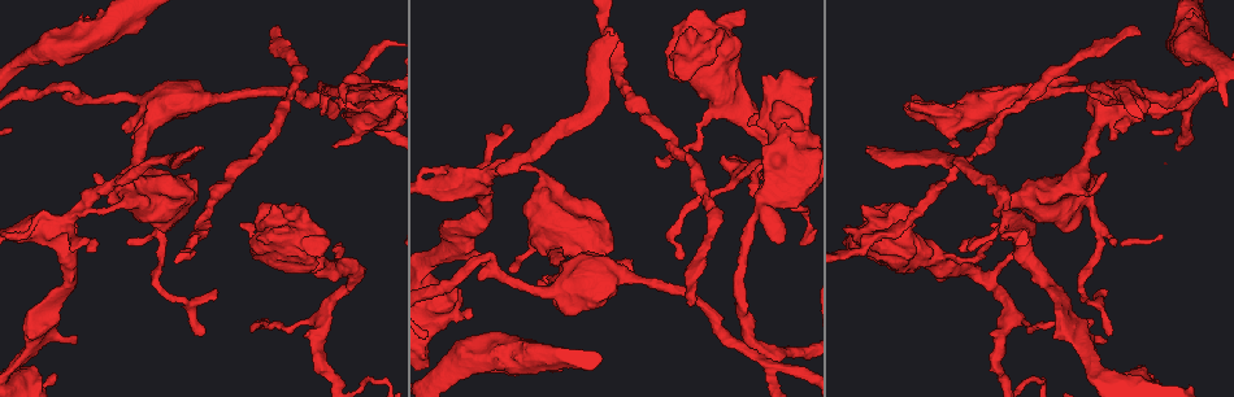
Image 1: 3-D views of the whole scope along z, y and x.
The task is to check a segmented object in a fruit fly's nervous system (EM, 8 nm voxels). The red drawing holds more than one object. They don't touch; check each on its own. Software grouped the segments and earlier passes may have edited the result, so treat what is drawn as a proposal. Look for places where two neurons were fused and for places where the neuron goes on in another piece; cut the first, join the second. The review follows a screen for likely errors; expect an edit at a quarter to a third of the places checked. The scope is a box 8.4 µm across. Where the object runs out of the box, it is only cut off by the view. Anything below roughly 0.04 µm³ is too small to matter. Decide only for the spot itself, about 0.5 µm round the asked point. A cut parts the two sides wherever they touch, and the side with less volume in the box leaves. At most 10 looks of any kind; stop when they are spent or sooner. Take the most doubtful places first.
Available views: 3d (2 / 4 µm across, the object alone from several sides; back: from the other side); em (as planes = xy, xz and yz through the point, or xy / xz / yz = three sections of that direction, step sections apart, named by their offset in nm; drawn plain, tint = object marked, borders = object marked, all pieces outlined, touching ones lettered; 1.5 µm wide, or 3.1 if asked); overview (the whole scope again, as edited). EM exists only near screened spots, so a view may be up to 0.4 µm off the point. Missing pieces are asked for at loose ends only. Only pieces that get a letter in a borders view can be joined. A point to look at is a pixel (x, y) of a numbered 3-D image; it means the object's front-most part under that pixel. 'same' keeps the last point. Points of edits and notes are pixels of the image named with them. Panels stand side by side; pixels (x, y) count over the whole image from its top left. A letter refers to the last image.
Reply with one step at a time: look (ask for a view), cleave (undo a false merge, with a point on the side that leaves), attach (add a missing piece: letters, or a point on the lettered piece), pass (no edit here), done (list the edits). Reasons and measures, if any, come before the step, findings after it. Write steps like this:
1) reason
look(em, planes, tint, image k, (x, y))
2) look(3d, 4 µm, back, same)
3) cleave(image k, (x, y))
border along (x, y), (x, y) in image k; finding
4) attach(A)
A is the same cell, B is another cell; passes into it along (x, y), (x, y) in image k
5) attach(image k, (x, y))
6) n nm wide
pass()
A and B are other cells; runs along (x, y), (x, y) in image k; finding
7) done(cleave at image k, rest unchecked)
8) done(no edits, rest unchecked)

three arms meet
look(3d, 4 µm, image 1, (498, 172))

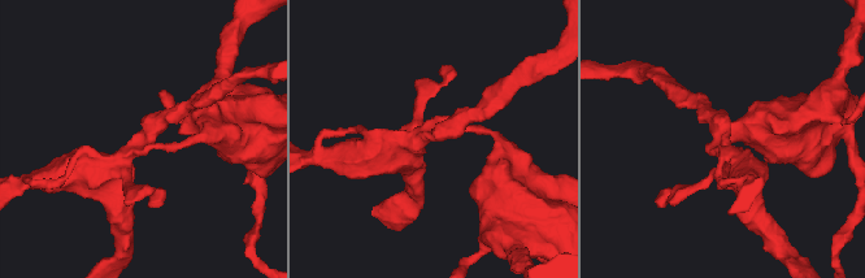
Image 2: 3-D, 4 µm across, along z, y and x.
3 arms
look(em, xz, step 8, tint, image 2, (434, 136))

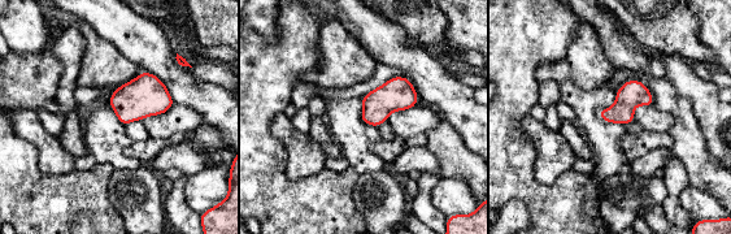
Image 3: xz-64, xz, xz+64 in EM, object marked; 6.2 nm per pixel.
another direction
look(em, planes, borders, same)

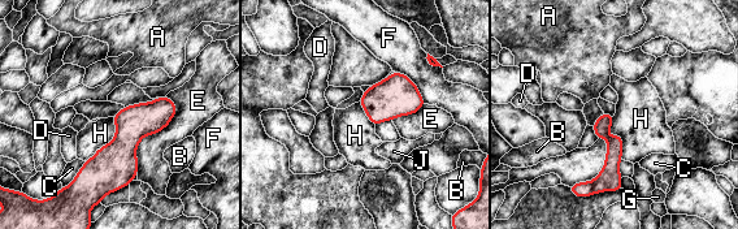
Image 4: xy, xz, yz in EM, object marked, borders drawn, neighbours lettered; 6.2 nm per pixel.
H touches over 550 nm
cleave(image 4, (610, 178))
A, B, C, D, E, F, G, H and J are other cells; the part that leaves runs along (606, 116), (611, 175), (597, 190) in image 4; a second neuron is stuck on

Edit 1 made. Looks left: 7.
look(overview)

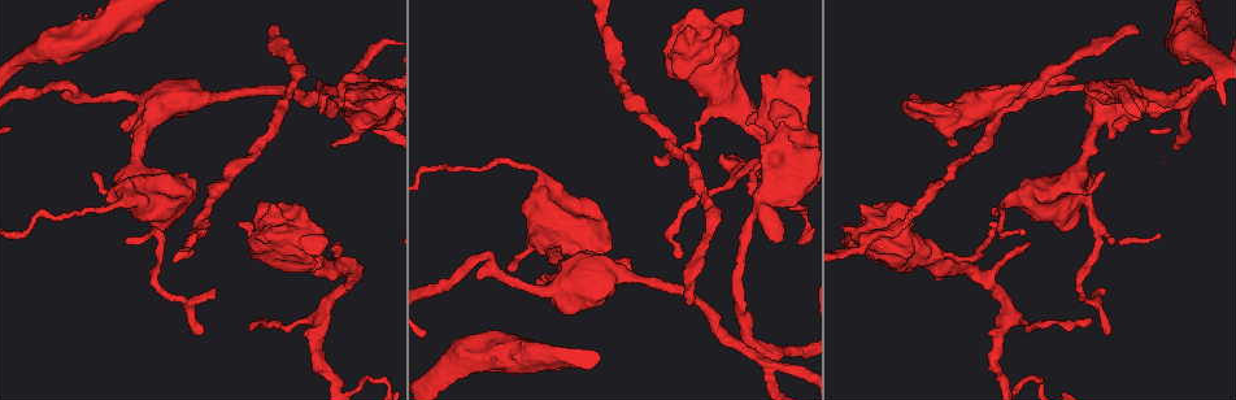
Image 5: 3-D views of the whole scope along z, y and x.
sharp bend
look(em, planes, borders, image 5, (63, 88))

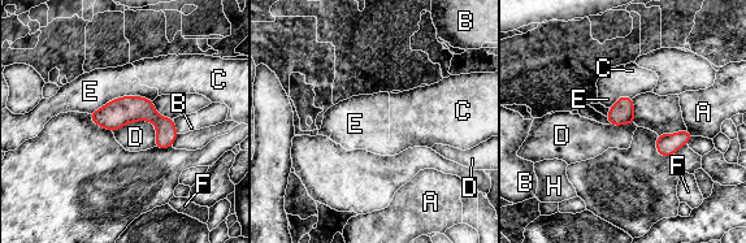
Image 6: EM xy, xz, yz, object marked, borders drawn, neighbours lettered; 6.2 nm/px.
pass()
A, B, C, D, E, F and H are other cells; runs along (92, 115), (148, 113), (173, 135) in image 6; all the same neuron

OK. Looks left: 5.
free end
look(3d, 4 µm, image 5, (365, 80))

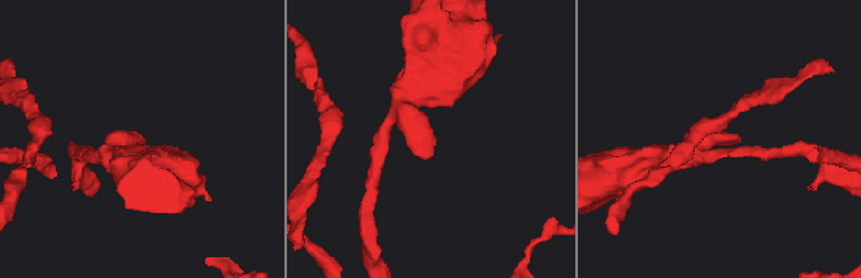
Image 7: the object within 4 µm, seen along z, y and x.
need the tissue
look(em, planes, borders, image 7, (138, 140))

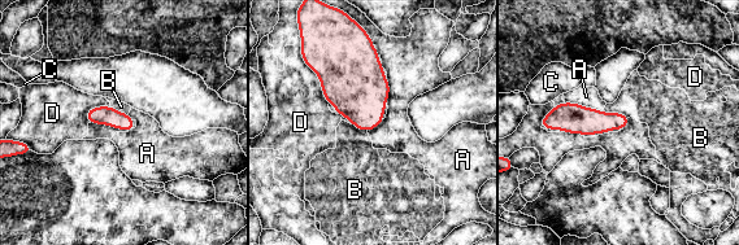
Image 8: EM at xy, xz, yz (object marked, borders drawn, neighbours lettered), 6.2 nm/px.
D touches over 440 nm
pass()
A, B, C and D are other cells; runs along (625, 119), (551, 121), (543, 123) in image 8; no lettered piece goes on from it

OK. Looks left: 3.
free end
look(em, planes, plain, image 5, (1029, 240))

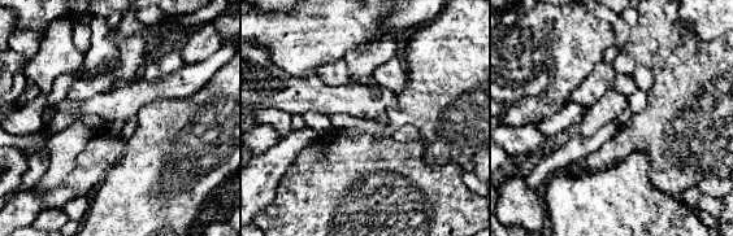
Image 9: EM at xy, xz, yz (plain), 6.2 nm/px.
look(em, planes, borders, same)

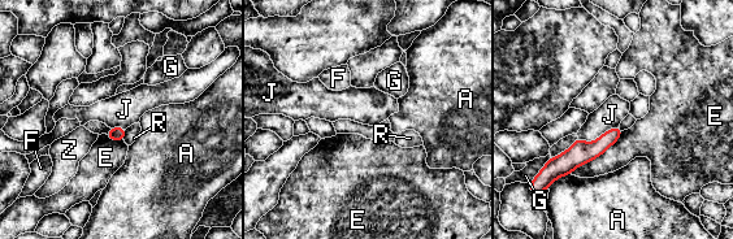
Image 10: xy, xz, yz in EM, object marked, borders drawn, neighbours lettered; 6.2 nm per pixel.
100 nm wide
pass()
A, E, F, G, J, R and Z are other cells; runs along (617, 130), (591, 151), (551, 163) in image 10; none of them fits

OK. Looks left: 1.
done(cleave at image 4, rest unchecked)

